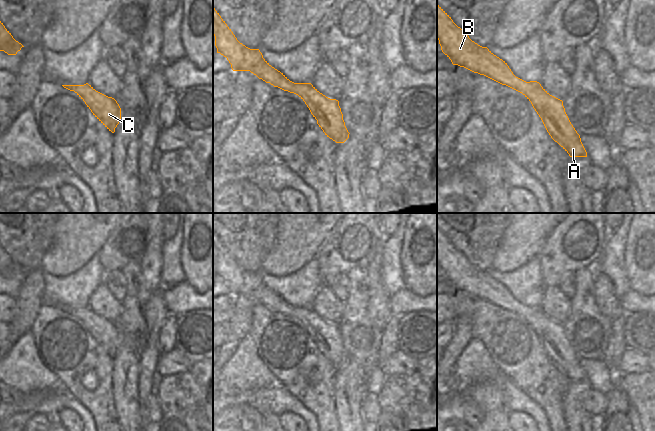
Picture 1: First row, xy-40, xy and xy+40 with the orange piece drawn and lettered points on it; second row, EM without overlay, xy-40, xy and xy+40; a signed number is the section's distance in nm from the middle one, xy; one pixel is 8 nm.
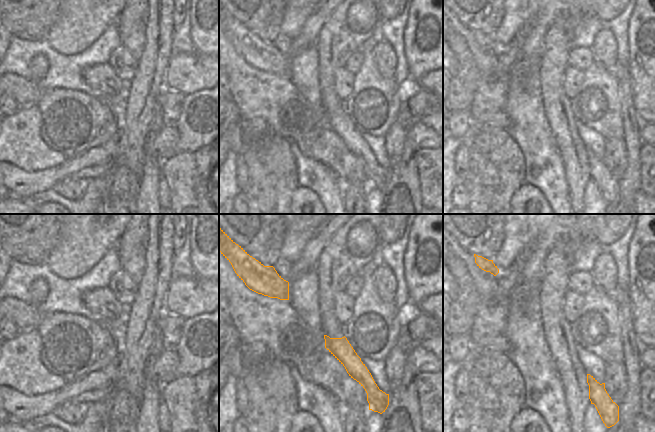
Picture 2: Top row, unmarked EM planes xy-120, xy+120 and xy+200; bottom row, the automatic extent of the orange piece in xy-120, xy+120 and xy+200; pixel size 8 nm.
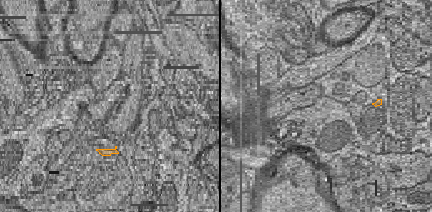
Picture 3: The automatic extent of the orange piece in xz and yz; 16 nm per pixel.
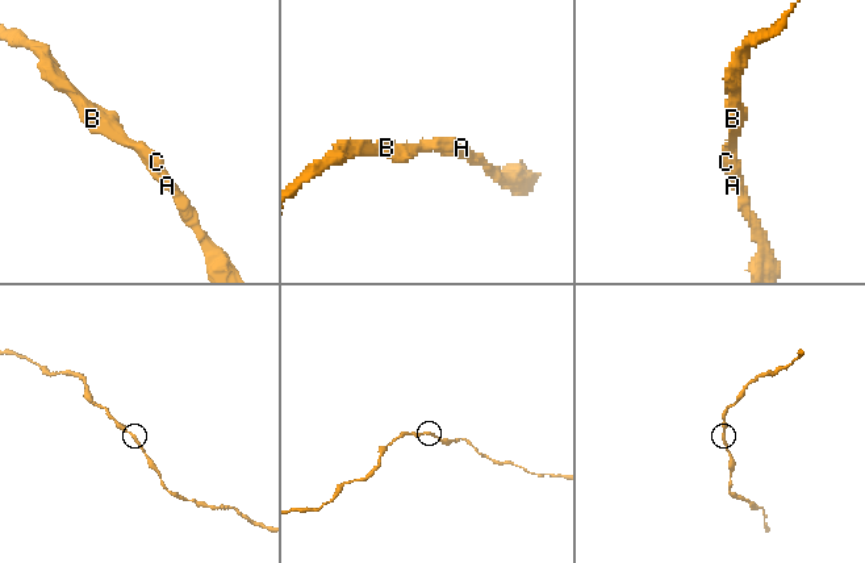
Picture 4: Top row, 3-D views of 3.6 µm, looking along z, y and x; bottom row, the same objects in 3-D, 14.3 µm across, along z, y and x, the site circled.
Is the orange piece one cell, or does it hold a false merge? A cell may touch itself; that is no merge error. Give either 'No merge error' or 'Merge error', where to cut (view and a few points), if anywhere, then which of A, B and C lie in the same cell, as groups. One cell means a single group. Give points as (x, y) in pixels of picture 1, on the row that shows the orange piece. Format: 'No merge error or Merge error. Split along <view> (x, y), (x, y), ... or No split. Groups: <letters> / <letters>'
No merge error. No split. Groups: A B C.

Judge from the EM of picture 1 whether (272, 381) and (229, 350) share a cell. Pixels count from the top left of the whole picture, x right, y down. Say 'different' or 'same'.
different

